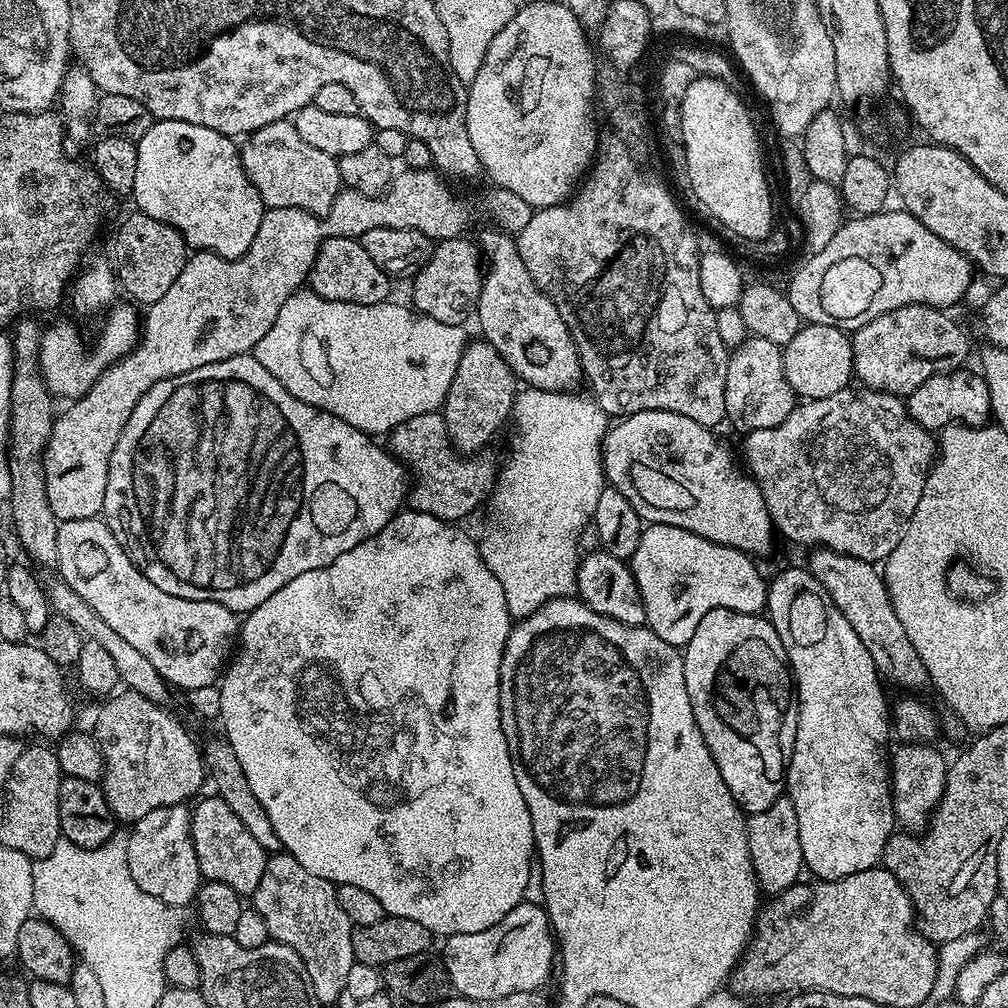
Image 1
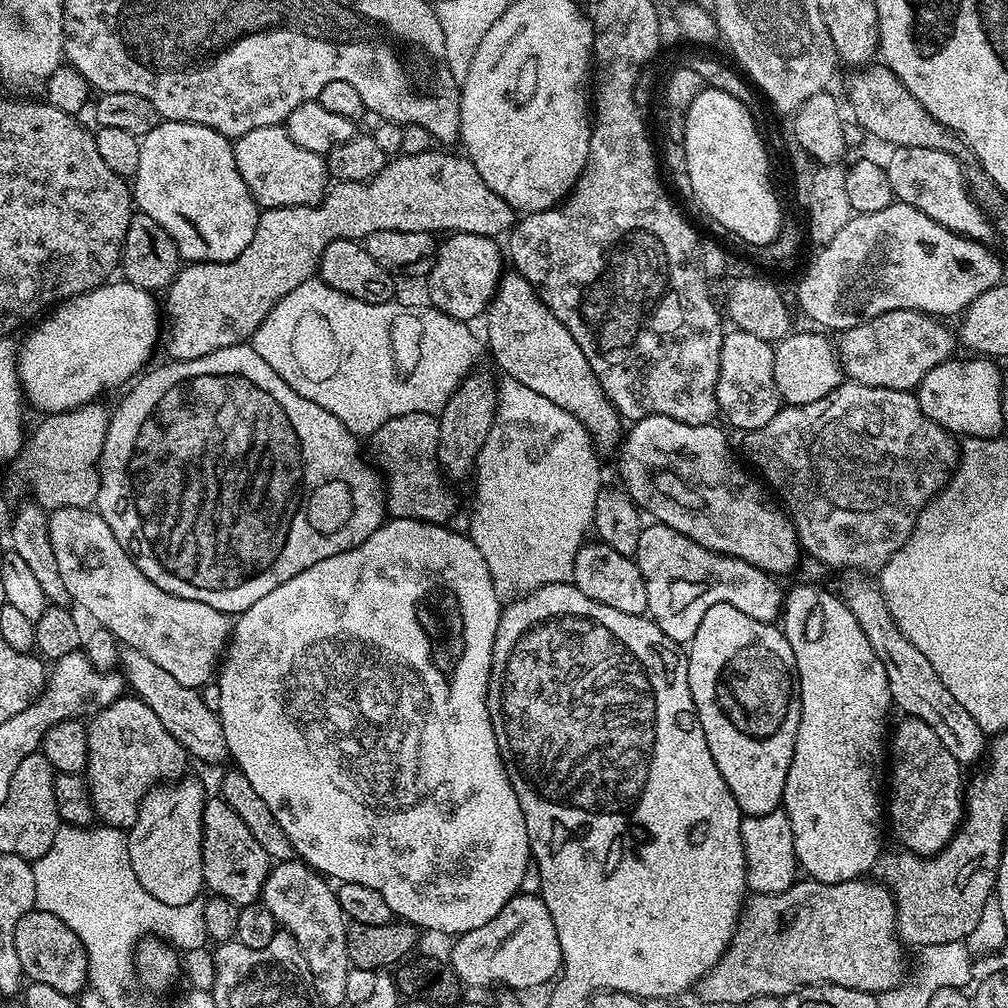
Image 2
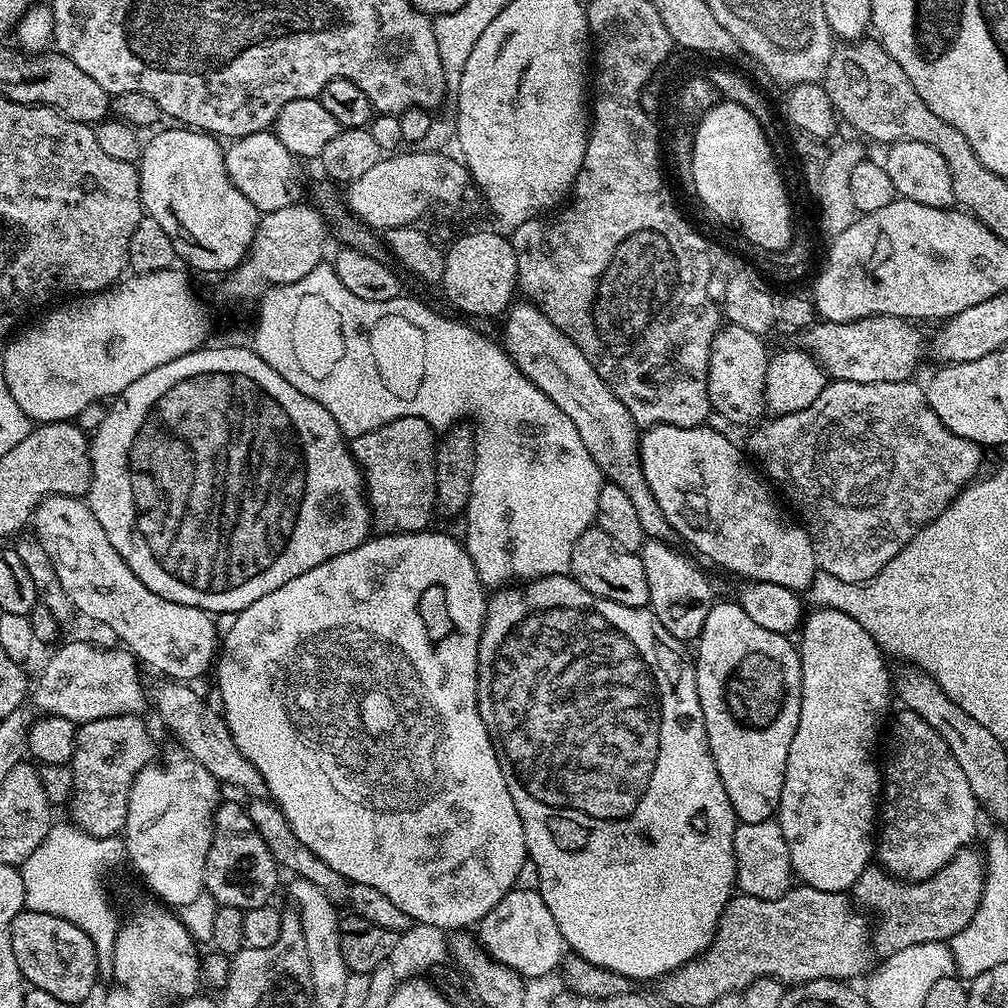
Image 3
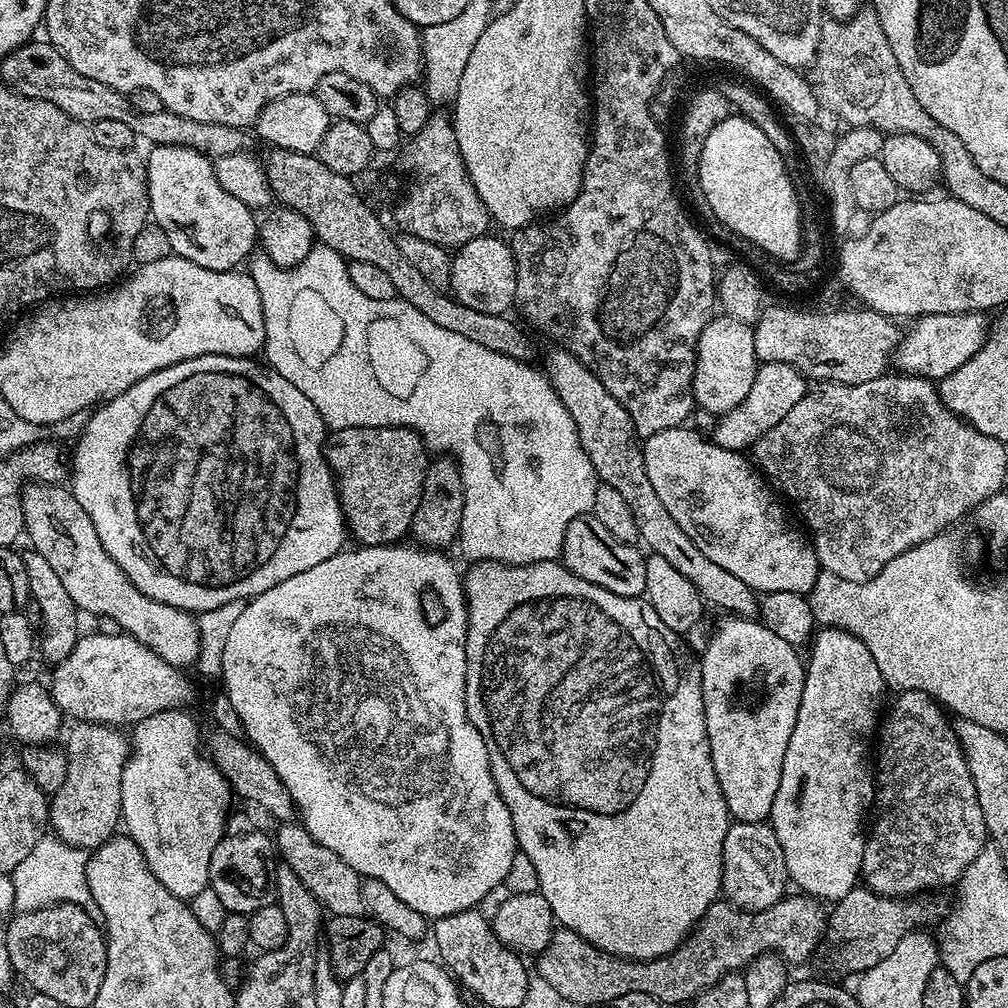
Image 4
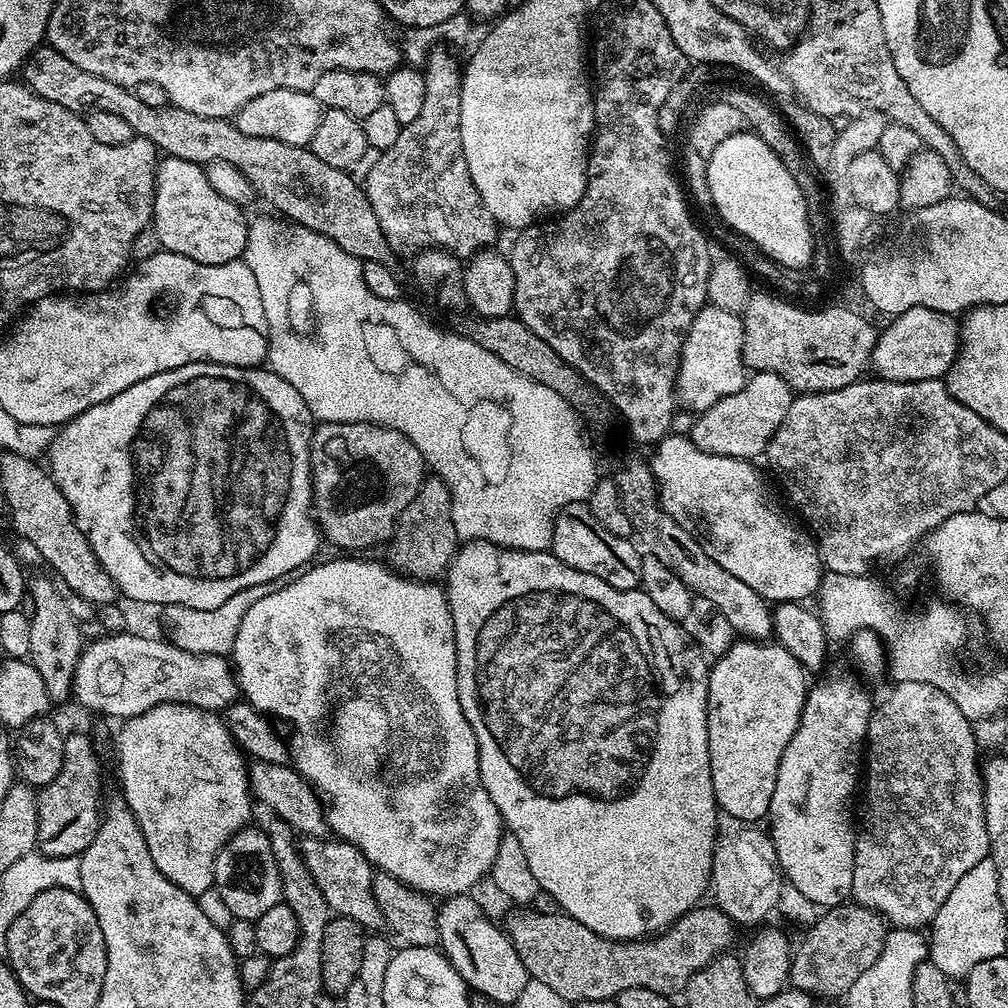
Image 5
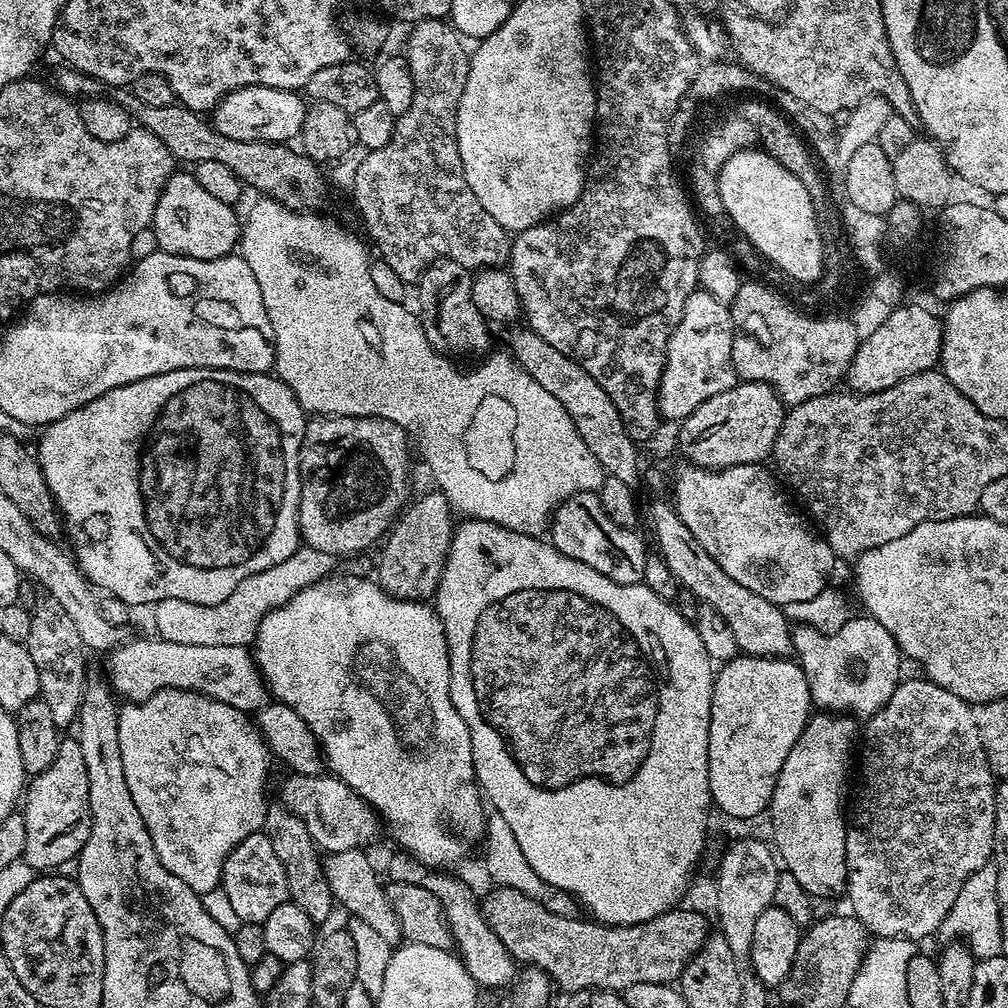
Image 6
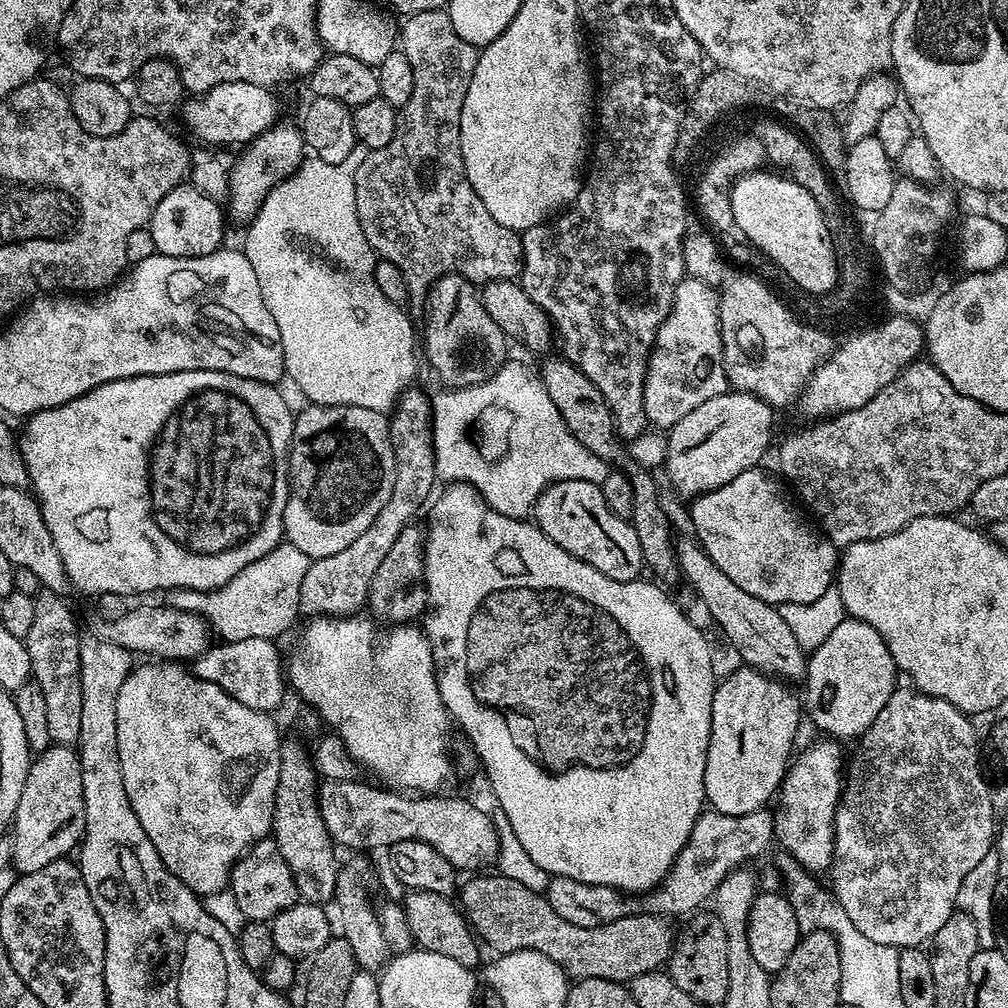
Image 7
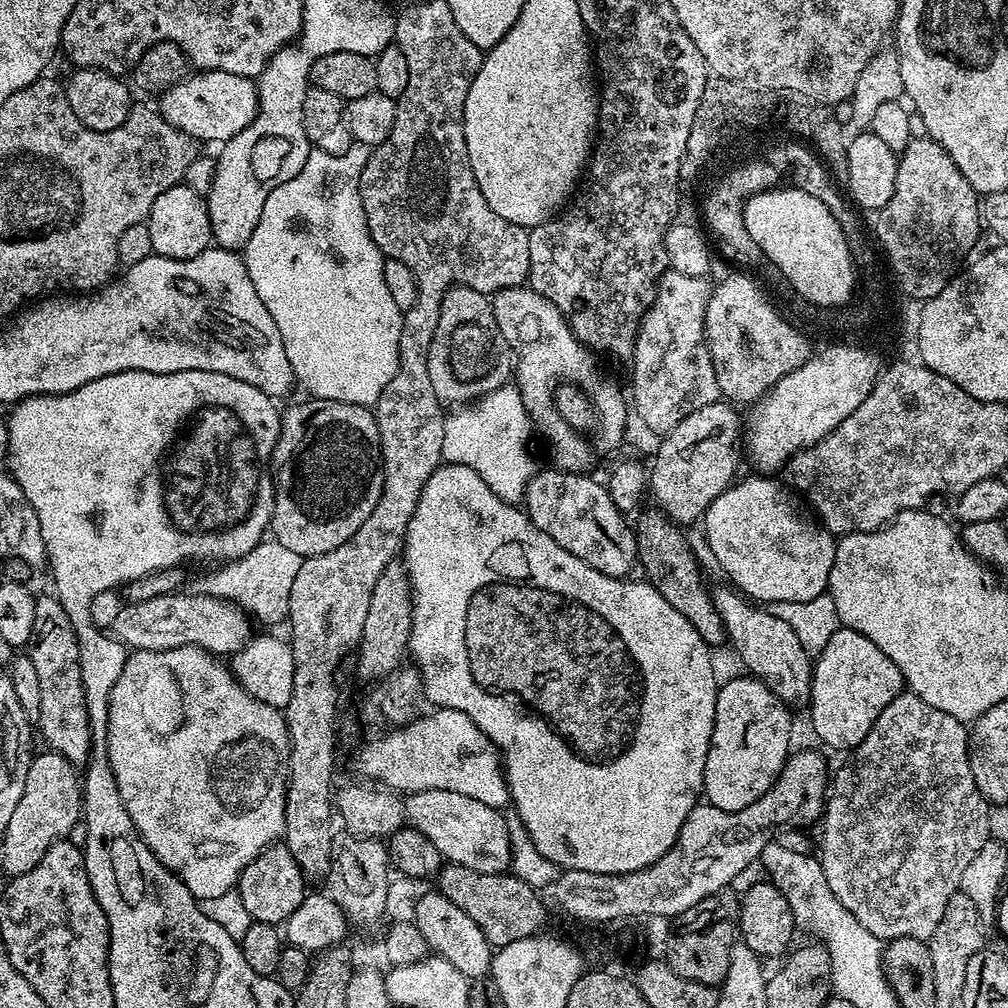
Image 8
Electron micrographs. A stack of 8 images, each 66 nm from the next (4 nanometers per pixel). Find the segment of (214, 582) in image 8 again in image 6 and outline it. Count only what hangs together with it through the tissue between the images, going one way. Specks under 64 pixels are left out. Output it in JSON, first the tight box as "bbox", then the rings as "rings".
{"bbox":[153,545,338,646],"rings":[[[303,545],[298,548],[290,558],[280,562],[277,566],[272,566],[269,570],[260,571],[258,574],[244,578],[234,589],[233,593],[224,598],[222,602],[210,605],[202,603],[187,602],[182,598],[164,598],[153,603],[154,624],[161,639],[178,642],[180,645],[200,645],[200,646],[246,646],[254,639],[257,626],[266,613],[272,612],[276,608],[281,608],[286,602],[301,592],[302,589],[311,584],[319,583],[325,579],[338,564],[338,558],[332,554],[326,554],[322,550],[314,550],[313,547]]]}

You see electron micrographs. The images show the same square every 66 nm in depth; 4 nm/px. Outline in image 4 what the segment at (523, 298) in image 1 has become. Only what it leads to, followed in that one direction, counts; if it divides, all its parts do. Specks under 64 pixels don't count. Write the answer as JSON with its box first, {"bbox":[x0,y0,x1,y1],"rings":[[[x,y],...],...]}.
{"bbox":[542,346,761,617],"rings":[[[559,346],[553,349],[548,361],[542,364],[543,371],[552,383],[552,389],[562,398],[566,410],[570,410],[570,418],[574,418],[578,438],[594,466],[597,481],[606,486],[614,486],[614,490],[618,490],[619,496],[626,502],[630,514],[634,514],[634,523],[638,526],[643,547],[674,566],[674,570],[697,588],[704,602],[721,608],[724,614],[755,617],[761,603],[756,591],[746,586],[742,578],[730,574],[730,570],[722,570],[718,562],[710,562],[710,558],[706,558],[706,554],[702,554],[702,550],[694,546],[690,534],[686,534],[686,530],[682,530],[682,526],[678,526],[678,522],[670,518],[666,506],[662,506],[653,484],[650,483],[650,474],[646,474],[644,449],[636,435],[634,422],[630,414],[626,414],[618,398],[614,398],[614,394],[610,394],[610,390],[606,390],[606,386],[602,386],[602,382],[598,382],[594,373],[585,364],[578,362],[574,354]]]}

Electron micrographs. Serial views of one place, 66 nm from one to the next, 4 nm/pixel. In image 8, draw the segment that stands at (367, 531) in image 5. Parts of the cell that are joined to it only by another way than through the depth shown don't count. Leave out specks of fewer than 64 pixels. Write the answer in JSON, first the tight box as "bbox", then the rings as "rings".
{"bbox":[270,398,384,557],"rings":[[[308,398],[305,401],[305,404],[300,404],[297,408],[292,408],[289,412],[283,413],[280,421],[280,437],[274,446],[270,461],[272,483],[276,485],[270,532],[277,542],[286,546],[287,549],[294,550],[294,553],[302,557],[326,554],[326,550],[334,550],[334,546],[342,546],[342,542],[349,540],[358,530],[358,526],[362,526],[362,522],[366,522],[366,518],[370,518],[374,506],[378,504],[378,498],[384,493],[384,469],[380,458],[380,435],[378,434],[375,411],[362,404],[347,404],[337,400]]]}

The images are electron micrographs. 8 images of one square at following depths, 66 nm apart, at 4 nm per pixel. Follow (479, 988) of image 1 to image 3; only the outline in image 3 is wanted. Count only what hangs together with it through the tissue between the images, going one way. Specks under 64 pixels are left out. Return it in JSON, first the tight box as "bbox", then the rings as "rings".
{"bbox":[478,887,564,980],"rings":[[[515,887],[506,893],[502,902],[480,921],[478,939],[501,964],[528,980],[551,977],[551,972],[562,964],[560,948],[564,939],[537,889]]]}

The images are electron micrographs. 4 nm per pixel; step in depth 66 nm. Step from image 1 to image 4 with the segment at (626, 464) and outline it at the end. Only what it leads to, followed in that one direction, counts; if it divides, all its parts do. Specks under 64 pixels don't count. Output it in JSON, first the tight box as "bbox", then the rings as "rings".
{"bbox":[642,426,822,595],"rings":[[[692,426],[662,430],[647,437],[642,447],[646,474],[650,474],[650,483],[662,506],[666,506],[670,518],[674,518],[674,522],[678,522],[678,526],[690,534],[694,546],[698,546],[698,550],[702,550],[710,562],[718,562],[722,570],[730,570],[730,574],[742,578],[742,582],[746,582],[746,586],[753,588],[757,594],[792,591],[805,595],[811,590],[822,570],[811,539],[792,525],[787,510],[780,505],[781,497],[750,460],[748,465],[747,455],[718,446],[709,437],[707,440],[702,433],[695,432]]]}

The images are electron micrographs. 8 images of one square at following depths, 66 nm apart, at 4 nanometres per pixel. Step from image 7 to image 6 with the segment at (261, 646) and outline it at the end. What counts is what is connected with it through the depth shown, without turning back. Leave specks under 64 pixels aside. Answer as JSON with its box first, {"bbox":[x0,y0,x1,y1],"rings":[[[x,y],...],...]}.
{"bbox":[106,638,270,714],"rings":[[[132,638],[107,653],[106,679],[117,697],[125,696],[125,701],[139,702],[163,688],[181,688],[187,692],[200,692],[249,714],[256,714],[269,703],[270,693],[264,677],[256,666],[255,655],[247,647],[180,645],[161,638],[153,639]]]}

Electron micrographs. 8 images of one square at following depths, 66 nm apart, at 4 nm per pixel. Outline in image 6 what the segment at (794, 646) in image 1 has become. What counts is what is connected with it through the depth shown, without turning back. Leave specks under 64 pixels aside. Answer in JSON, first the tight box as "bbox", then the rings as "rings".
{"bbox":[770,711,858,898],"rings":[[[821,711],[808,717],[808,725],[802,730],[798,742],[786,754],[782,770],[776,779],[774,794],[770,805],[772,812],[772,840],[775,855],[782,868],[794,874],[802,890],[812,898],[818,896],[845,895],[848,886],[846,870],[846,804],[844,808],[844,791],[848,788],[848,771],[854,768],[854,748],[852,752],[852,735],[857,735],[858,724],[851,715],[833,714]]]}

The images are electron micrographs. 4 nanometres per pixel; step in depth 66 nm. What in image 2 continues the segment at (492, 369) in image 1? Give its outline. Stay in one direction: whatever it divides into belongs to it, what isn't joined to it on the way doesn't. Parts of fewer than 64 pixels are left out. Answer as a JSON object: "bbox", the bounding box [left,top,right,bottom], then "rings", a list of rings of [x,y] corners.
{"bbox":[438,370,498,480],"rings":[[[481,370],[473,371],[456,388],[454,394],[446,402],[446,406],[438,414],[440,433],[438,434],[438,460],[447,479],[460,480],[463,476],[471,477],[476,467],[476,455],[485,451],[487,440],[492,436],[492,426],[498,420],[498,384]]]}

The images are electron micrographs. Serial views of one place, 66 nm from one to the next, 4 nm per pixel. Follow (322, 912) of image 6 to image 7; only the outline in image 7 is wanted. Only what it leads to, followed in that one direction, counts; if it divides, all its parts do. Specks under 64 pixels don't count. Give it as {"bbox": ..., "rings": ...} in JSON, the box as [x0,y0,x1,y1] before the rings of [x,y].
{"bbox":[270,742,338,905],"rings":[[[284,742],[280,745],[280,777],[270,836],[276,841],[282,858],[286,858],[286,866],[290,866],[297,897],[311,904],[327,905],[335,894],[338,848],[322,822],[318,773],[313,757],[309,749],[304,749],[300,744]]]}

